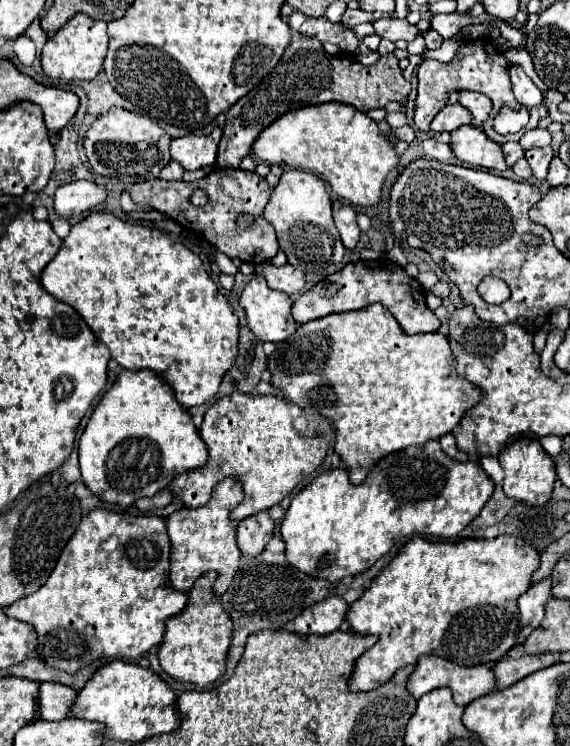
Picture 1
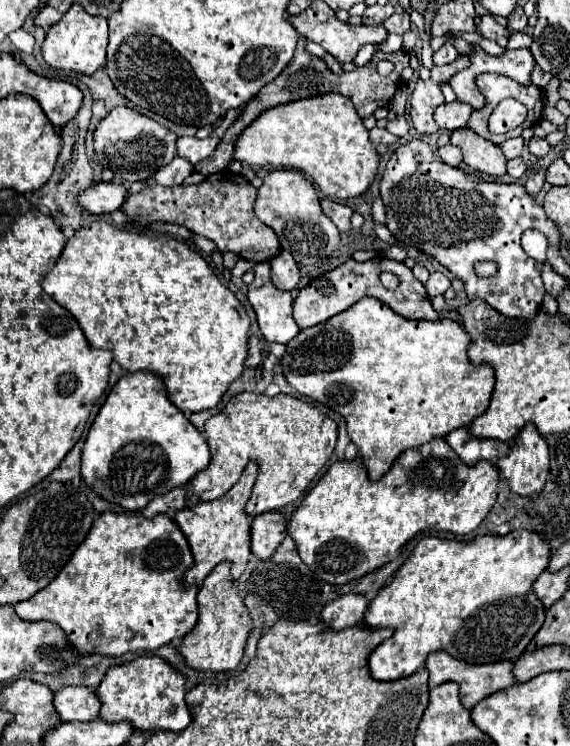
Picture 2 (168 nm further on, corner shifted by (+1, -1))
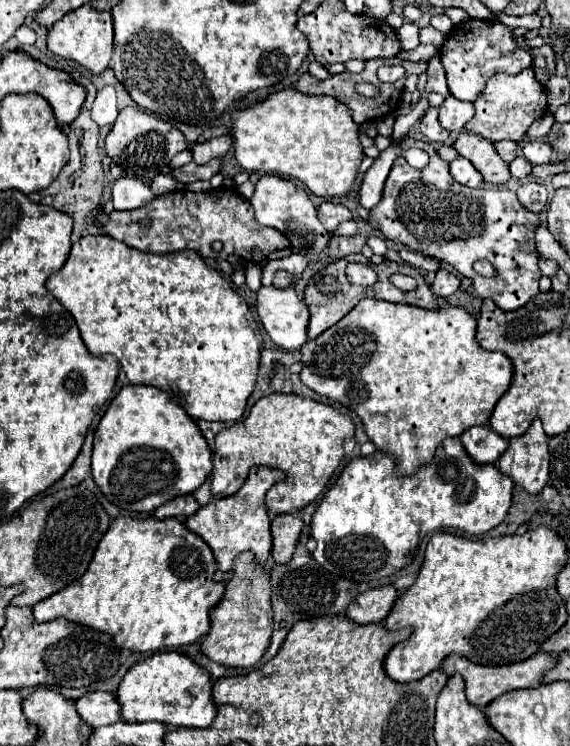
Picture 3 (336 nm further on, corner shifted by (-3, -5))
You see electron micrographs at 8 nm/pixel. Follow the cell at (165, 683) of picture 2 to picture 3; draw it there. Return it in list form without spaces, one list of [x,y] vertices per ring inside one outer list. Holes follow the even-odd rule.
[[[159,651],[149,659],[135,663],[117,689],[121,705],[121,719],[127,723],[159,721],[173,727],[209,727],[217,715],[211,697],[209,673],[201,671],[197,663],[175,651]]]

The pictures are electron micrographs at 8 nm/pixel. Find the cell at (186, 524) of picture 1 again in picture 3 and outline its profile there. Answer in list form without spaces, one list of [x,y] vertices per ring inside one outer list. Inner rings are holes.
[[[253,467],[249,471],[247,481],[243,483],[243,487],[235,495],[229,495],[223,499],[211,499],[195,515],[185,519],[185,525],[193,533],[197,533],[201,539],[205,539],[205,543],[211,547],[211,551],[217,559],[217,573],[215,573],[217,581],[229,579],[229,571],[233,567],[233,557],[243,553],[243,551],[253,551],[257,565],[263,565],[269,559],[269,553],[271,553],[271,531],[269,531],[271,521],[269,521],[263,499],[265,499],[267,489],[273,483],[281,481],[283,477],[285,475],[279,469]]]

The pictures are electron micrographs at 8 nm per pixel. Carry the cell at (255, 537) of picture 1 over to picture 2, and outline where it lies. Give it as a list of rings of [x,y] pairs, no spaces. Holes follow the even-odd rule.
[[[279,511],[257,515],[251,525],[251,551],[259,559],[269,559],[287,535],[287,519]]]

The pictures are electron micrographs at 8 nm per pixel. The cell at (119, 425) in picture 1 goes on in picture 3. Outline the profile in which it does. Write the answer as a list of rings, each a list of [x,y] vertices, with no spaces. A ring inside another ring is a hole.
[[[125,385],[95,429],[91,475],[101,493],[129,513],[151,513],[177,495],[193,493],[211,471],[211,449],[197,423],[157,387]]]

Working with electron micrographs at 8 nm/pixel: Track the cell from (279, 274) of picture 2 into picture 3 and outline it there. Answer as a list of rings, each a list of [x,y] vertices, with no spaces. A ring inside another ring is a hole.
[[[277,271],[277,273],[275,273],[273,287],[277,287],[277,289],[287,289],[287,287],[291,287],[293,283],[295,283],[295,279],[293,279],[293,275],[291,275],[289,271]]]

